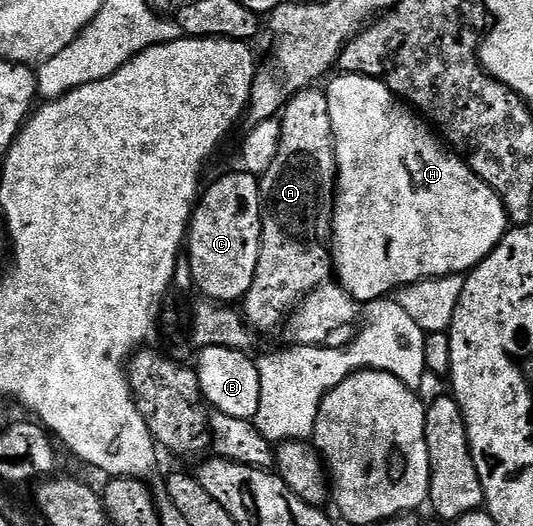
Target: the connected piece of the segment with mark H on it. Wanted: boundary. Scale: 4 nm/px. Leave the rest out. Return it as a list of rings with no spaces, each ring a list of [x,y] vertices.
[[[340,73],[338,77],[332,77],[325,86],[337,171],[337,193],[333,198],[333,274],[339,277],[338,285],[356,303],[371,304],[424,278],[466,275],[474,270],[495,251],[509,229],[507,210],[497,192],[472,172],[450,145],[383,82],[365,74]]]

